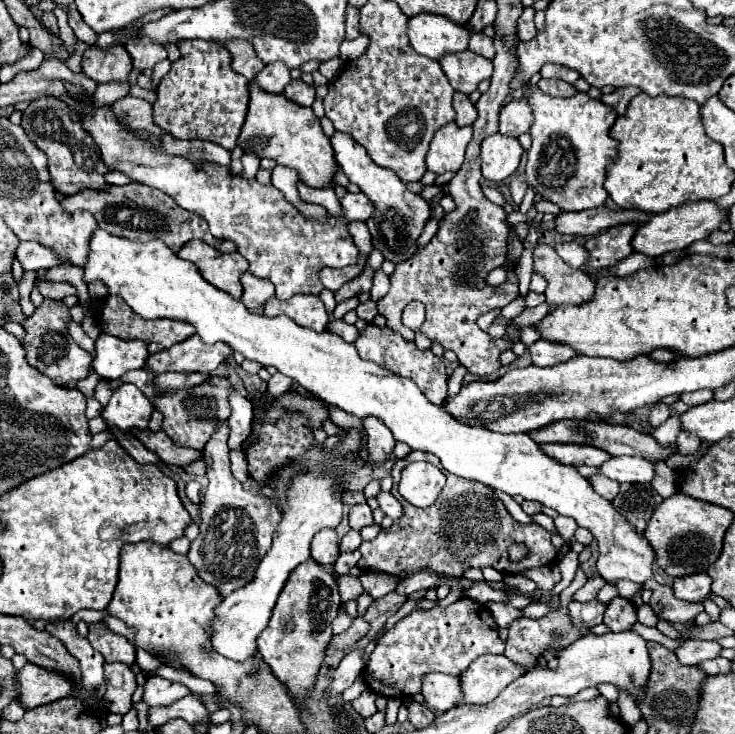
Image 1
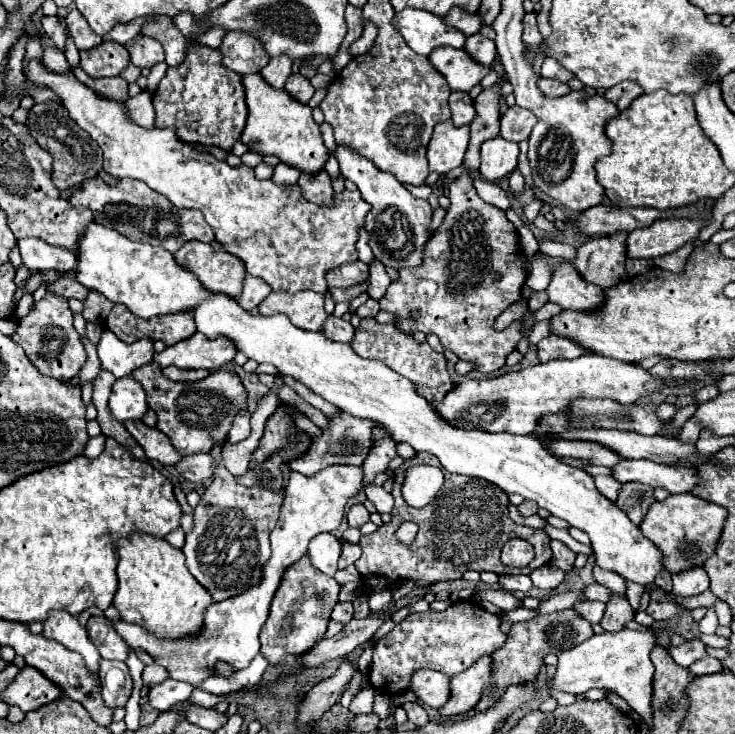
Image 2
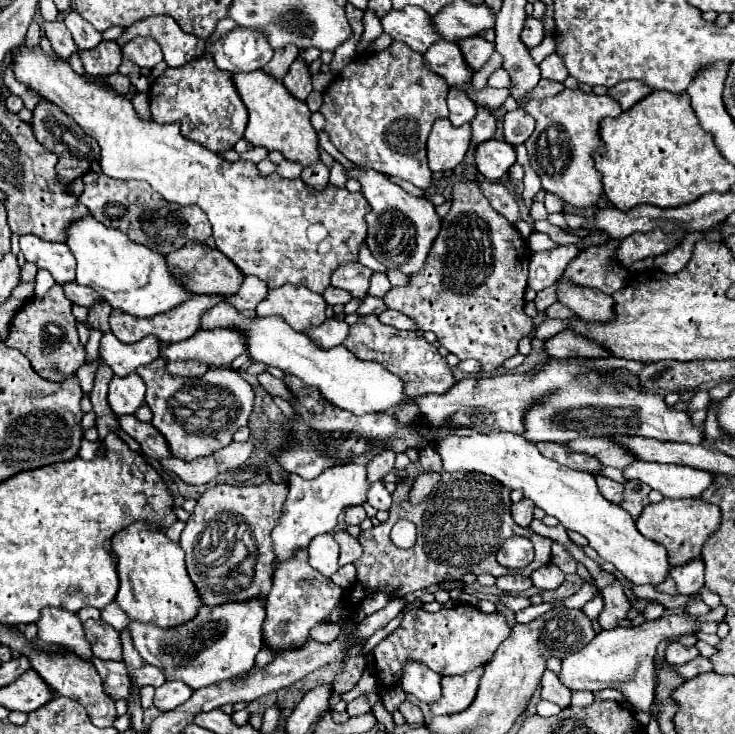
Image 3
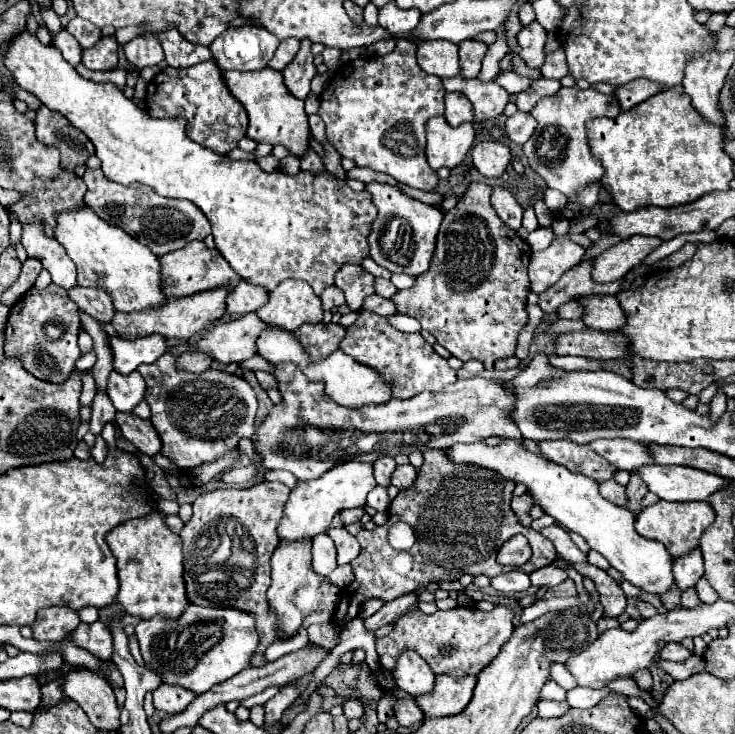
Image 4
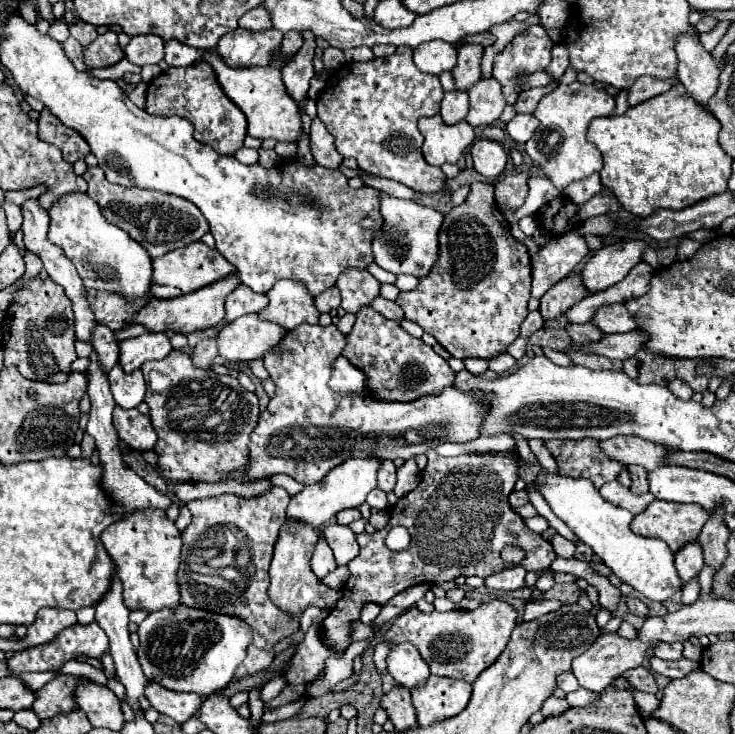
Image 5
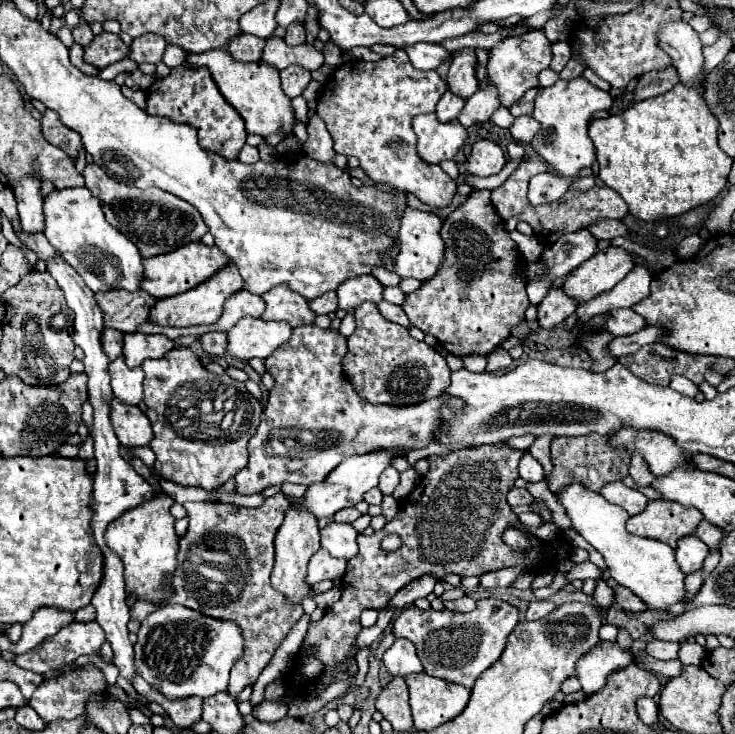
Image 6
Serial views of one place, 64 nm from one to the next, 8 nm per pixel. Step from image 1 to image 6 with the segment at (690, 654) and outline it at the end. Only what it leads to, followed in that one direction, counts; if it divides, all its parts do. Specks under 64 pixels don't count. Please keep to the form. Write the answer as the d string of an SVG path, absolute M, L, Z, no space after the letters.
M650 640L646 644L646 652L658 660L674 660L678 658L678 642L664 642L664 640Z

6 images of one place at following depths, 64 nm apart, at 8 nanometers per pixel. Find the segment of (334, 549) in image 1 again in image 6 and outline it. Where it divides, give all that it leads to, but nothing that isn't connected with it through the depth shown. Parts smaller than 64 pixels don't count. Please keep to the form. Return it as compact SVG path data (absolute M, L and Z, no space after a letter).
M322 548L310 558L308 562L308 576L306 576L306 584L316 584L322 580L334 580L334 578L342 578L346 572L346 564L348 560L338 560L328 556L328 552L324 552Z

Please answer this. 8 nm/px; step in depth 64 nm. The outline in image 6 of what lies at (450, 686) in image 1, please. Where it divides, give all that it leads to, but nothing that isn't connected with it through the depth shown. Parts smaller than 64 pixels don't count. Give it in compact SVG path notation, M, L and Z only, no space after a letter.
M396 638L394 644L382 656L384 666L392 676L408 676L412 672L422 672L420 658L416 656L416 648L408 638Z

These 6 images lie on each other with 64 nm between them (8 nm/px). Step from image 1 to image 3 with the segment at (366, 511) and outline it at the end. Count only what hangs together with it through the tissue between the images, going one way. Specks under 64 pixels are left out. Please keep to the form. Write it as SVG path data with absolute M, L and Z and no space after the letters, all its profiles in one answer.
M352 506L344 512L344 522L346 524L360 524L366 518L366 512L362 506Z

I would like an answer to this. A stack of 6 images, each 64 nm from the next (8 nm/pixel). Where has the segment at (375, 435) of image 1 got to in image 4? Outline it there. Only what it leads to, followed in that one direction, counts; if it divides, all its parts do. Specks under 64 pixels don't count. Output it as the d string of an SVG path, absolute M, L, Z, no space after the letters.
M390 456L378 458L378 460L374 462L374 478L376 478L376 482L378 482L380 486L388 488L388 486L390 486L390 476L392 476L394 468L396 468L394 458L390 458Z

